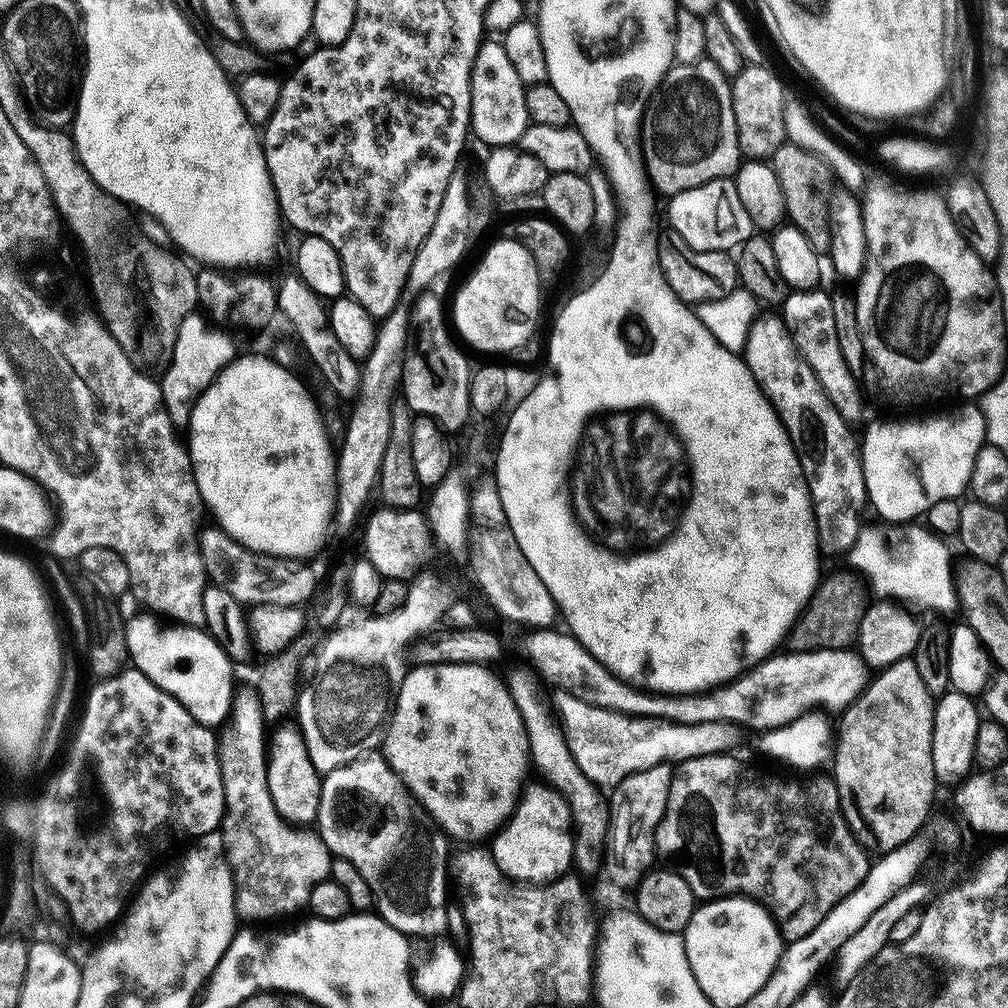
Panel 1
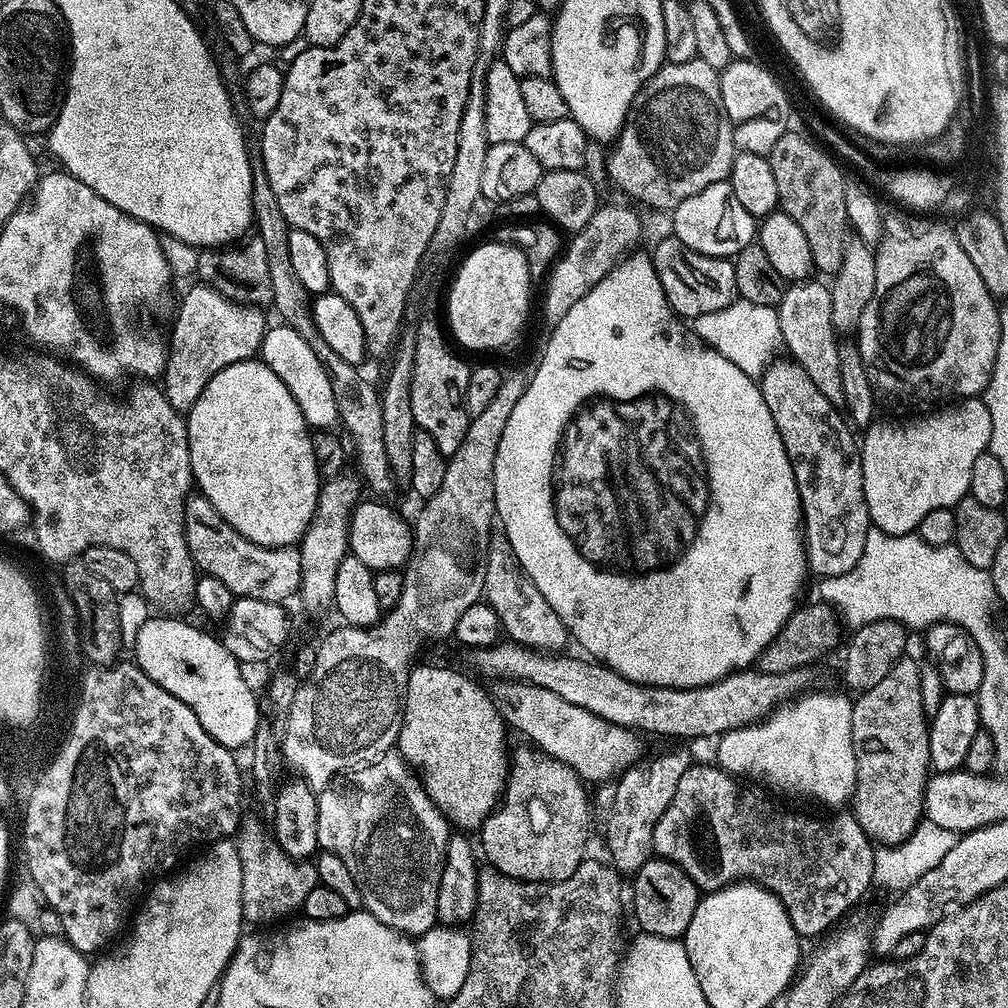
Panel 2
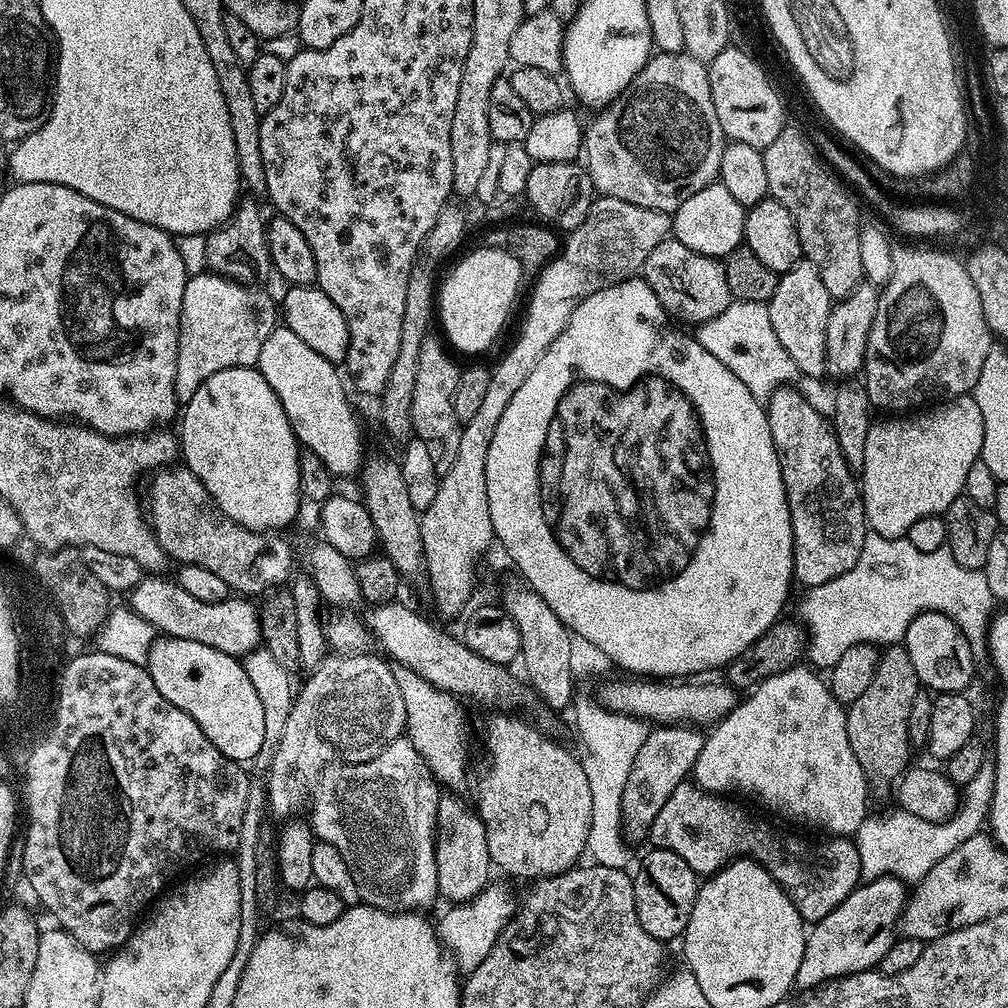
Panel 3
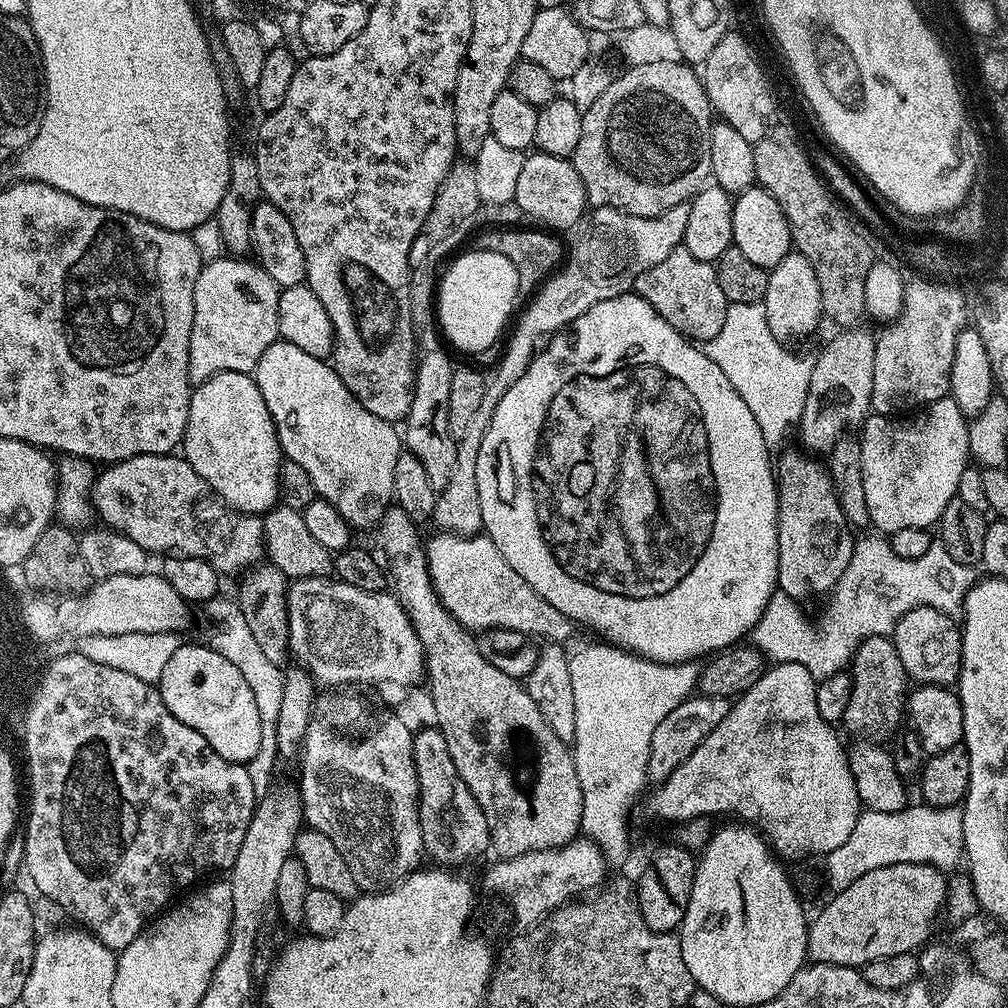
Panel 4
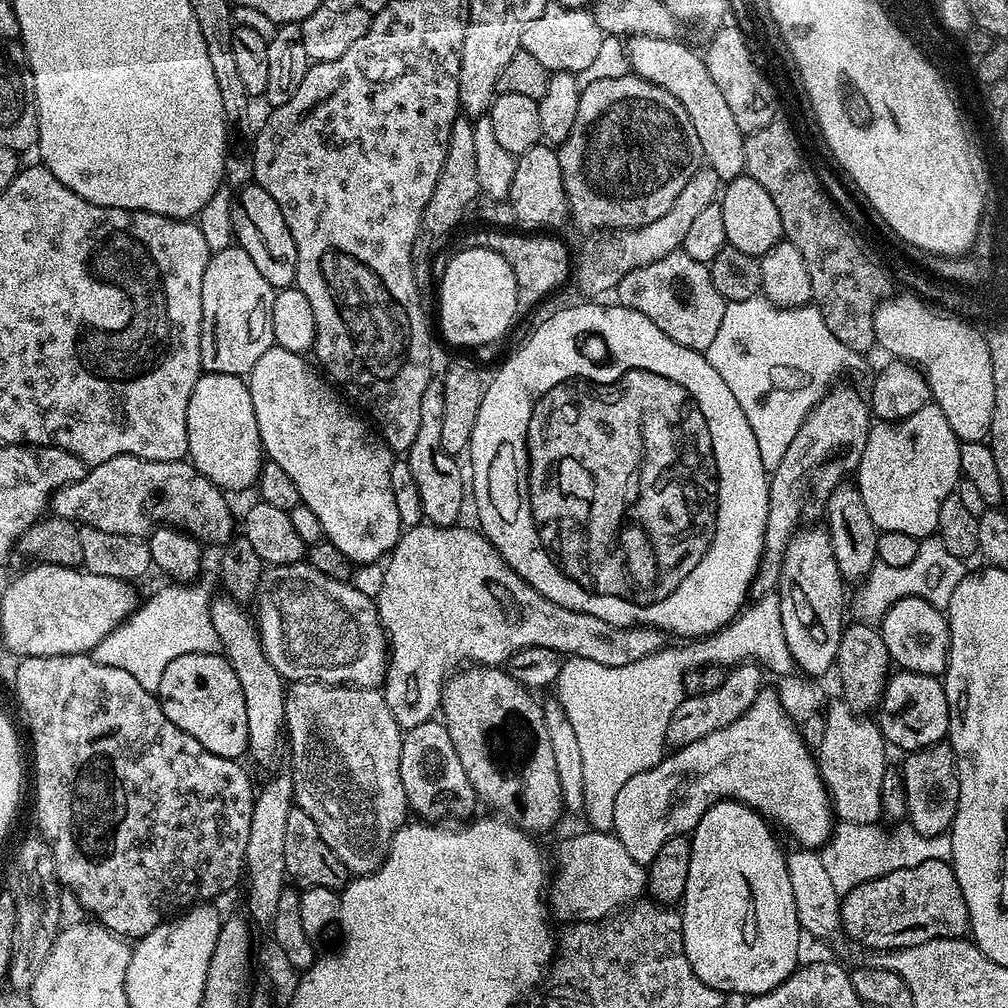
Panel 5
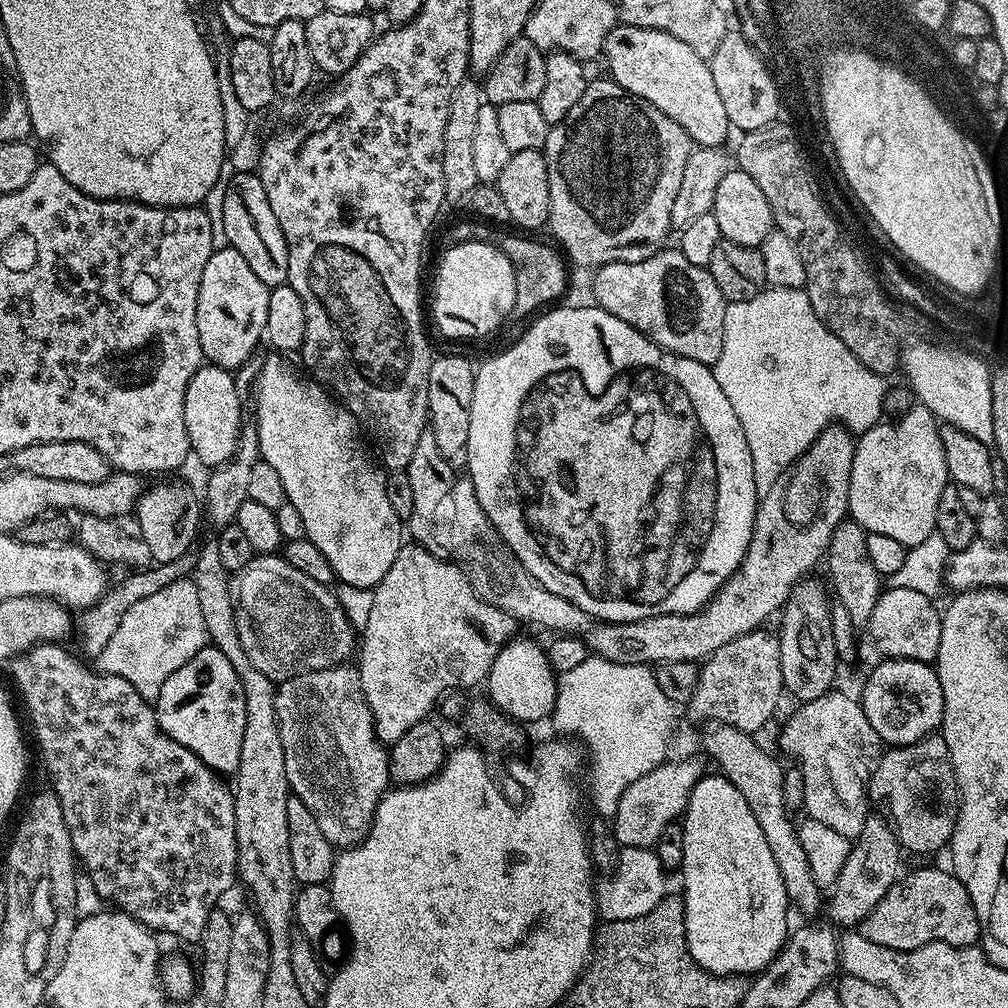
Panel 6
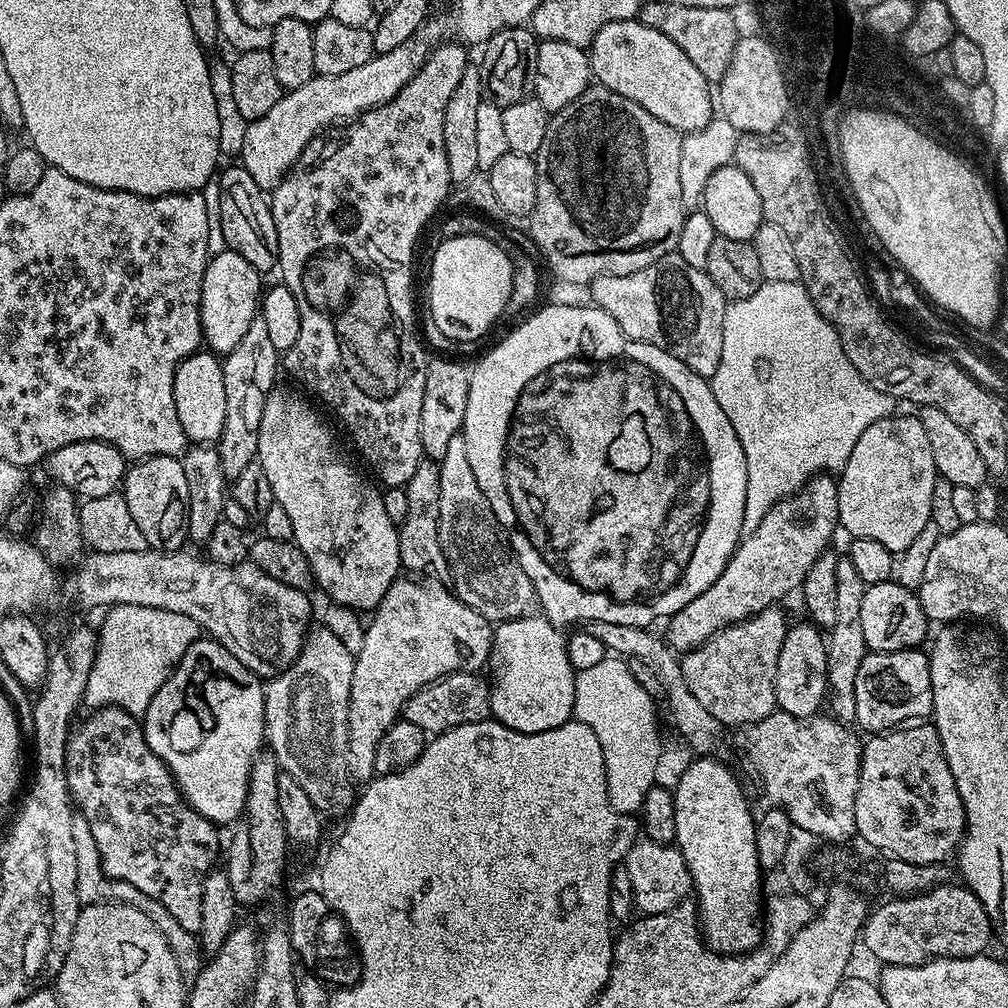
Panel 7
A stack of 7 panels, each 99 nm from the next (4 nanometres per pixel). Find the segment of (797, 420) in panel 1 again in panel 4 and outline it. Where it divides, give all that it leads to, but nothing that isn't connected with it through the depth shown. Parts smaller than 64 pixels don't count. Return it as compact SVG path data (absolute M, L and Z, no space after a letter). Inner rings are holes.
M800 452L779 453L776 497L778 498L778 574L779 591L791 600L803 602L807 596L831 593L838 578L850 566L854 547L853 529L838 502L828 477L828 469L819 459Z

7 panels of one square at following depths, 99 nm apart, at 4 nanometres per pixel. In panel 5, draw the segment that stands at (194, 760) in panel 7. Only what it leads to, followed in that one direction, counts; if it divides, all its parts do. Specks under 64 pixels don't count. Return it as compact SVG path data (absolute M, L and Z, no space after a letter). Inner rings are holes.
M195 652L174 658L162 674L158 699L166 718L178 730L186 730L190 738L198 738L206 750L231 760L247 753L246 698L242 698L242 686L238 686L238 678L223 655Z

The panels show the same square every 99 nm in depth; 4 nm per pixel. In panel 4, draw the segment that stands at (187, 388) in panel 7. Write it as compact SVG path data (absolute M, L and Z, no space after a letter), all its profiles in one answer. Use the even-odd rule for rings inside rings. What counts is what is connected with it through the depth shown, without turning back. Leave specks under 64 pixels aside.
M246 372L214 374L205 384L195 385L190 398L188 425L182 441L182 455L194 470L217 492L229 508L249 514L265 514L277 506L280 494L282 453L276 427L266 410L262 392L255 379Z

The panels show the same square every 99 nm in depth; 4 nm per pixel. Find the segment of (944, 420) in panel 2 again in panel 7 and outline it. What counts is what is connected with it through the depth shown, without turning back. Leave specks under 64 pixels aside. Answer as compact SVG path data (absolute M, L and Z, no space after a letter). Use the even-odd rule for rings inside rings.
M893 414L874 422L874 426L866 426L866 430L862 430L862 438L858 438L854 450L850 450L850 458L838 473L839 527L843 531L845 528L849 537L858 540L874 538L874 542L882 542L882 546L893 554L903 554L931 521L930 498L934 498L934 482L937 479L934 453L930 451L930 441L926 438L926 429L922 427L919 415Z

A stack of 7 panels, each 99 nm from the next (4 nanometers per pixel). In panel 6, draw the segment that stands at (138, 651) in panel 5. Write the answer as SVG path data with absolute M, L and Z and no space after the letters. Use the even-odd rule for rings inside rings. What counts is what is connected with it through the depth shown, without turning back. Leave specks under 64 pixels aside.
M178 578L172 585L143 598L127 610L118 630L114 630L110 642L106 642L106 648L94 657L94 664L103 675L121 676L134 686L143 700L154 702L162 686L166 686L166 678L170 678L174 670L186 666L186 662L190 662L190 658L208 643L198 590L191 579Z

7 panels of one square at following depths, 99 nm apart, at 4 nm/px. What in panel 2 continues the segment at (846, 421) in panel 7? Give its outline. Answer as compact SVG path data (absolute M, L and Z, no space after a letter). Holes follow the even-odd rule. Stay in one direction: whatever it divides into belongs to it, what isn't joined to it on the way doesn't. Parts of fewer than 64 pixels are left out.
M735 299L730 306L722 310L714 310L710 314L695 317L694 331L709 348L713 348L722 358L734 362L738 370L747 376L756 378L772 362L781 351L780 323L778 314L773 306L758 306L754 302Z

